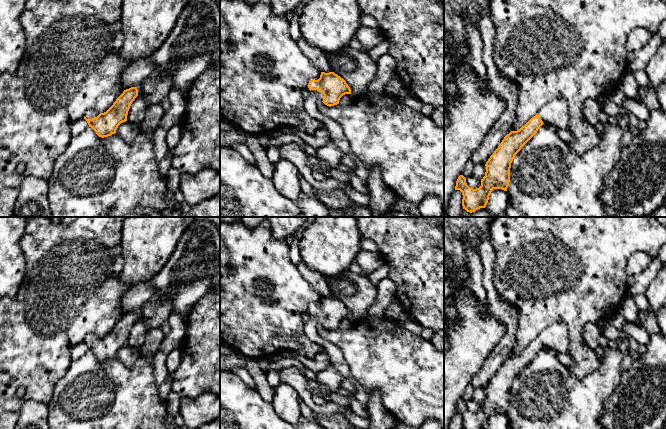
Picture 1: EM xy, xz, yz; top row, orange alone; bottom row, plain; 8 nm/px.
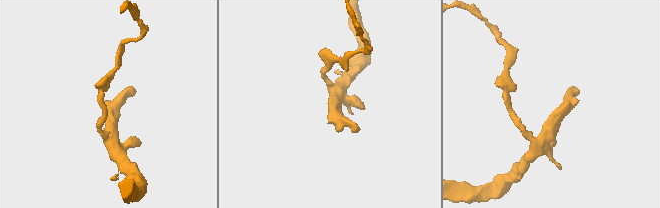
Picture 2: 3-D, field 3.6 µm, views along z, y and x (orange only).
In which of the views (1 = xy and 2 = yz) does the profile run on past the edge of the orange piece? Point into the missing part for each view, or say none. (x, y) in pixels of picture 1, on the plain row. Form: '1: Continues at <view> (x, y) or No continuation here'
1: Continues at xy (89, 338)
2: Continues at yz (556, 336)

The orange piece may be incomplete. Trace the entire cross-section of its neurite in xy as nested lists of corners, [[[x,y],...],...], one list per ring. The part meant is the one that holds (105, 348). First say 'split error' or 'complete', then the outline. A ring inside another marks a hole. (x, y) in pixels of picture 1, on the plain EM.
split error; [[[137,311],[126,313],[106,336],[98,338],[87,334],[84,343],[99,361],[111,360],[121,347],[127,345],[128,335],[137,320]]]

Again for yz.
split error; [[[563,322],[551,324],[519,354],[511,355],[504,361],[485,388],[485,400],[481,403],[479,412],[469,411],[463,399],[458,401],[455,414],[462,416],[462,429],[487,429],[493,413],[507,415],[510,406],[511,387],[515,379],[544,347],[555,348],[561,353],[568,351],[569,332]]]

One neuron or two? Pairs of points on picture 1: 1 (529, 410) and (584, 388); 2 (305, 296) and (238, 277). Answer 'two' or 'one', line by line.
1: one
2: one

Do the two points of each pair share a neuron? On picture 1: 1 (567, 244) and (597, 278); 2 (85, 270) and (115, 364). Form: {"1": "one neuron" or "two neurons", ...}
{"1": "one neuron", "2": "two neurons"}

